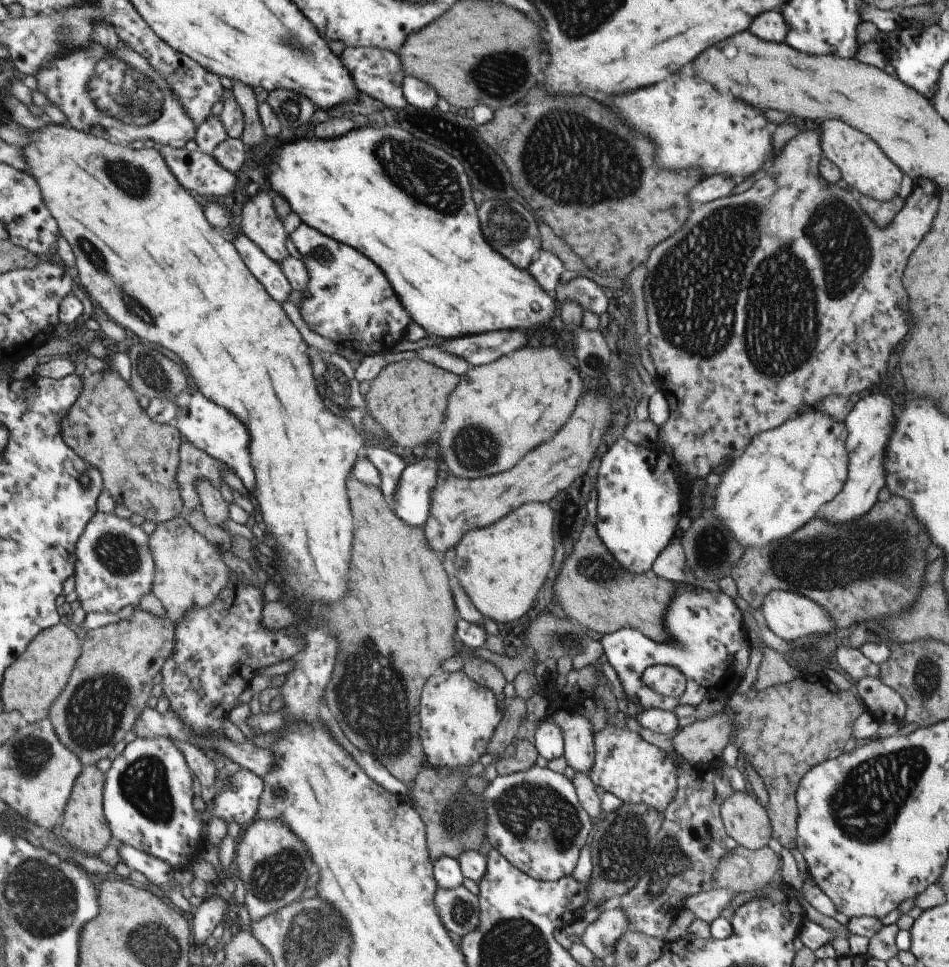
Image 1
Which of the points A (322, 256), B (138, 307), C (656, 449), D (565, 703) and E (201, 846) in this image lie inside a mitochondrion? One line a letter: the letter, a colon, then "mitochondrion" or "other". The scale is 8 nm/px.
A: mitochondrion
B: mitochondrion
C: other
D: other
E: other

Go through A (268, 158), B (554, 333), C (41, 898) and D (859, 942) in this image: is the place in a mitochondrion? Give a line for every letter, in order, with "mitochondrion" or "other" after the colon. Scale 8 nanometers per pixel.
A: other
B: other
C: mitochondrion
D: other

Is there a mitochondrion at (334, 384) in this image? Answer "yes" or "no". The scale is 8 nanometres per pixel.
yes

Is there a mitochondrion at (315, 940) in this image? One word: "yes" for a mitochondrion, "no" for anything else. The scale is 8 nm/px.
yes

